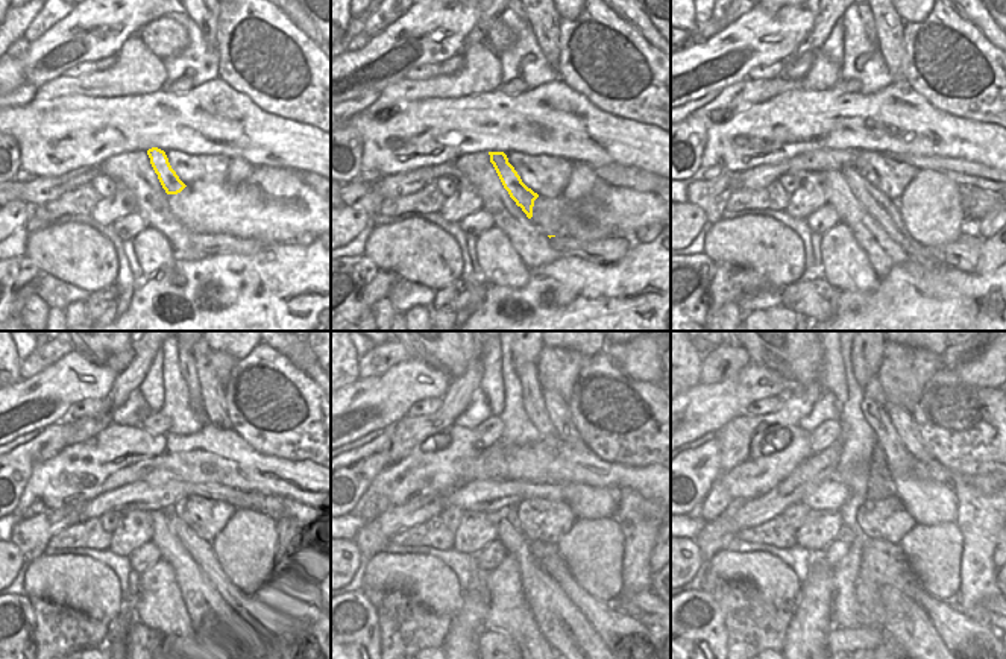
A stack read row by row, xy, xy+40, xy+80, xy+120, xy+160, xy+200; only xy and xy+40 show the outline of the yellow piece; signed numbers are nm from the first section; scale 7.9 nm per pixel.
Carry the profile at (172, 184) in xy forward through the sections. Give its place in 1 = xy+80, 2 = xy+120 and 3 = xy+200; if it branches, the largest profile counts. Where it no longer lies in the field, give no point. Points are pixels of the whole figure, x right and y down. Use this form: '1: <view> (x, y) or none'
1: xy+80 (883, 210)
2: xy+120 (252, 606)
3: xy+200 (967, 640)

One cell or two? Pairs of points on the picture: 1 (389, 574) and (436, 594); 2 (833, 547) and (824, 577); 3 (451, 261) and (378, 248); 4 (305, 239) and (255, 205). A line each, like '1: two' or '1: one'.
1: one
2: two
3: one
4: two

